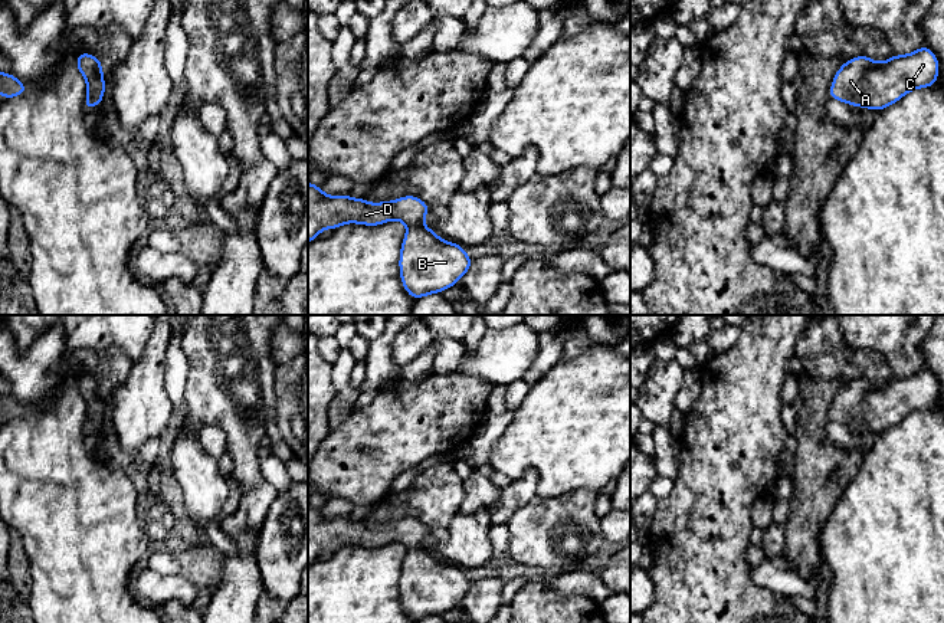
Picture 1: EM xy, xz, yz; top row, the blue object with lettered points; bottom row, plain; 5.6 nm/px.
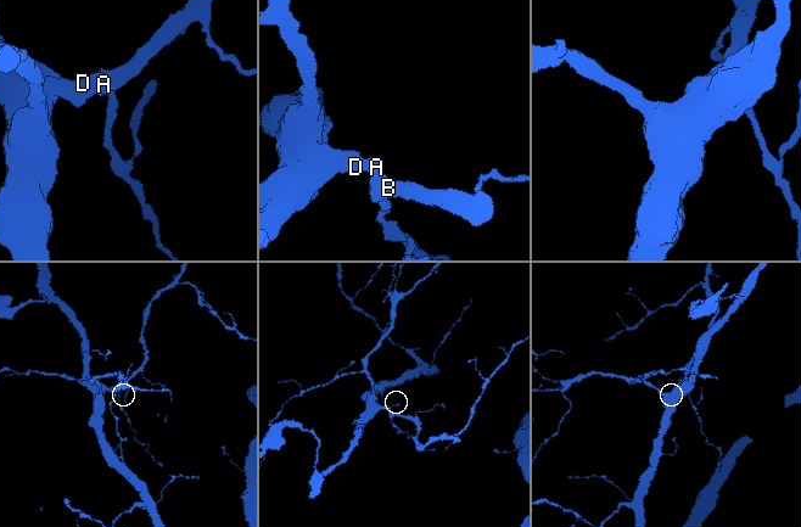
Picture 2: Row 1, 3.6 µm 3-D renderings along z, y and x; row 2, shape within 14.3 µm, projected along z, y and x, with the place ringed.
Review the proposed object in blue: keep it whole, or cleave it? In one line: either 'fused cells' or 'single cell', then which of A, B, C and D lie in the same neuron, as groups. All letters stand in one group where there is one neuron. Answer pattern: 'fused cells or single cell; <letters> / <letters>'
single cell; A B C D

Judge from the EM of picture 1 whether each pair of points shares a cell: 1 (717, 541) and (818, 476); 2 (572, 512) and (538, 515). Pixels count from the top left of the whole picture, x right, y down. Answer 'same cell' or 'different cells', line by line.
1: different cells
2: same cell

